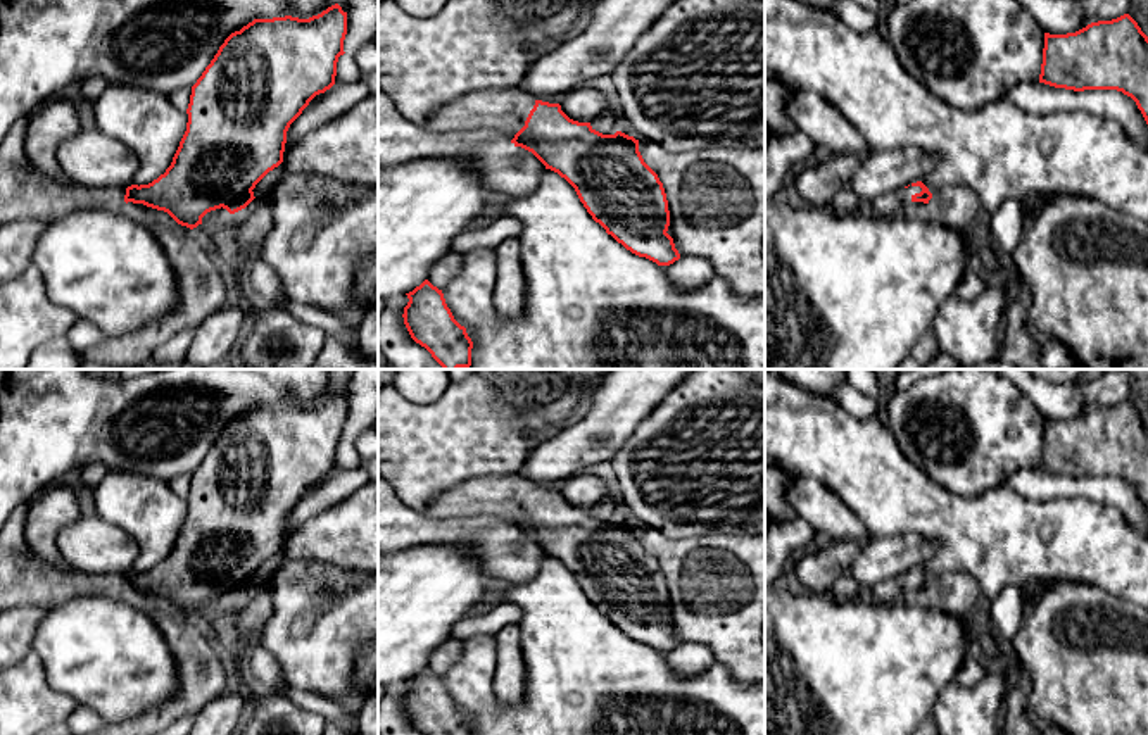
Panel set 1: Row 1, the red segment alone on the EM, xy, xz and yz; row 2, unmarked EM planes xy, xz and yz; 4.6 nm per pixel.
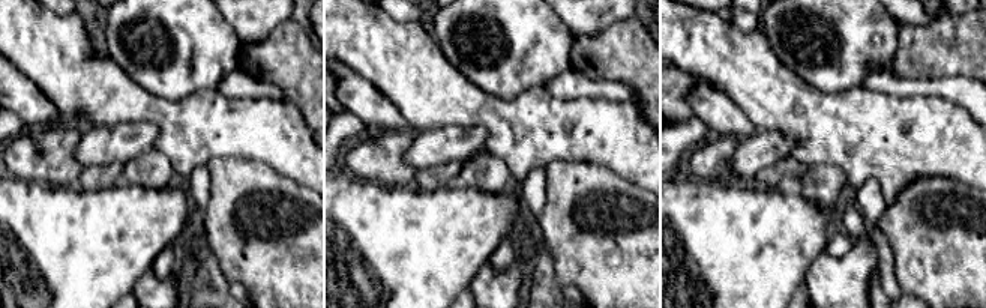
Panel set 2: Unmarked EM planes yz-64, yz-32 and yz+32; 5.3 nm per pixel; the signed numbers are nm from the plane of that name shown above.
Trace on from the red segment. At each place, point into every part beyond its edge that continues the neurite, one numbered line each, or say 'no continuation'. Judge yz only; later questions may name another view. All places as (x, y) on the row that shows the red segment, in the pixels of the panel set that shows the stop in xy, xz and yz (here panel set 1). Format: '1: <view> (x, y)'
1: yz (891, 204)

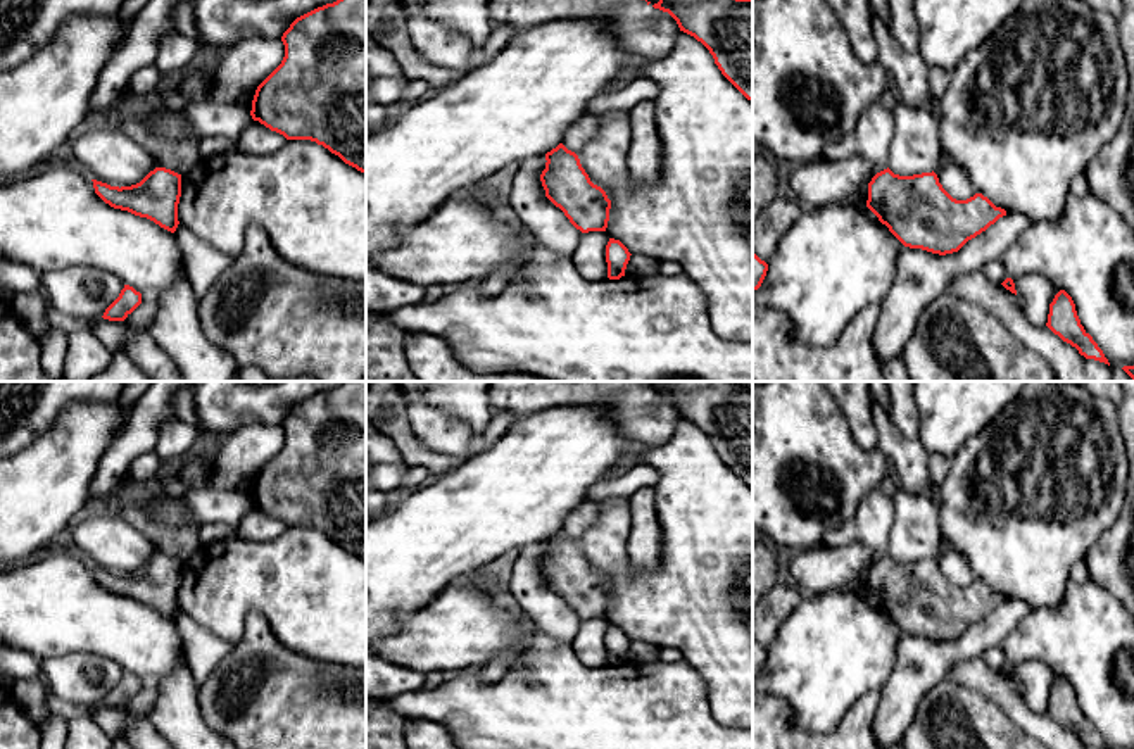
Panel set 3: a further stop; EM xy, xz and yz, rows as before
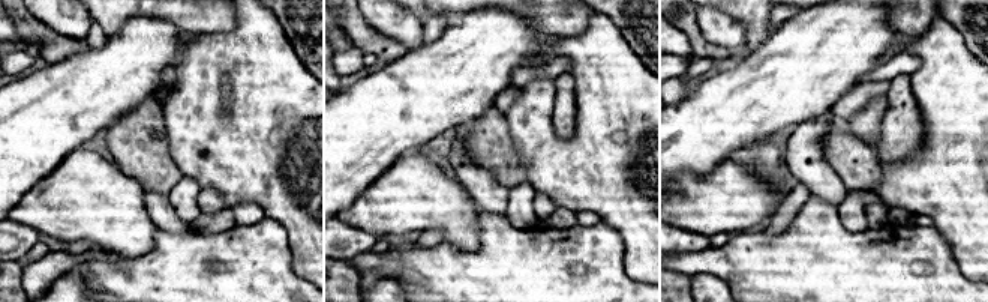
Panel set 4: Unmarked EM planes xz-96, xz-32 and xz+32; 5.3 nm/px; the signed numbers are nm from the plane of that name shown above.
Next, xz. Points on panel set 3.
no continuation

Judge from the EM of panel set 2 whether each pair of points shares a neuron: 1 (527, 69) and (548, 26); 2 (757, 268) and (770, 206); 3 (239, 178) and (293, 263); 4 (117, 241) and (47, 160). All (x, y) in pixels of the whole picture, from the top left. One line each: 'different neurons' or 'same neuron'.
1: same neuron
2: same neuron
3: same neuron
4: different neurons

